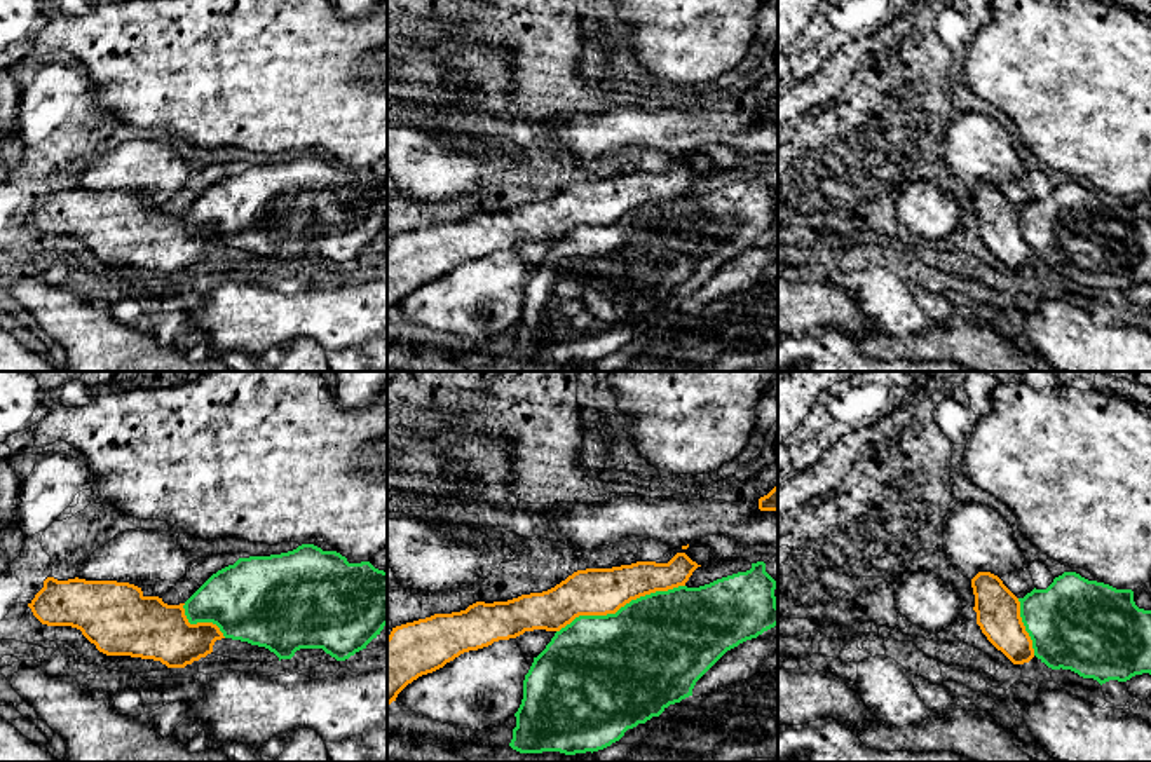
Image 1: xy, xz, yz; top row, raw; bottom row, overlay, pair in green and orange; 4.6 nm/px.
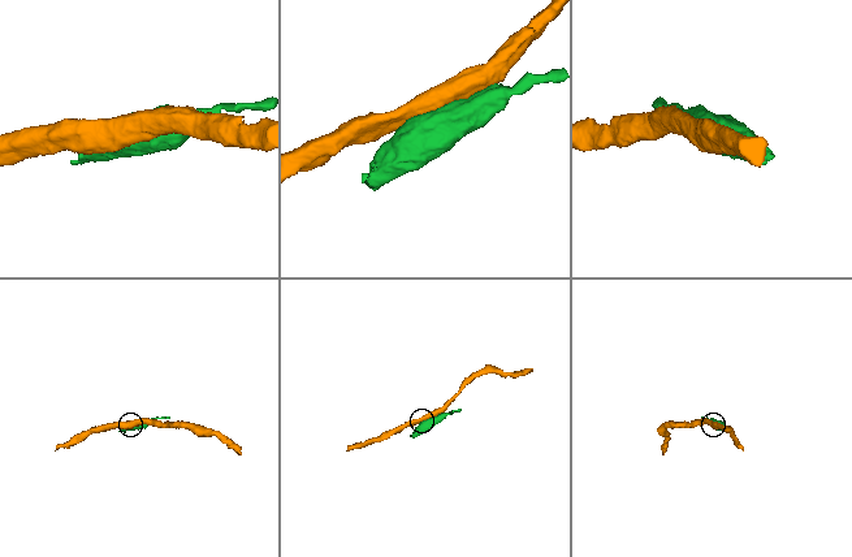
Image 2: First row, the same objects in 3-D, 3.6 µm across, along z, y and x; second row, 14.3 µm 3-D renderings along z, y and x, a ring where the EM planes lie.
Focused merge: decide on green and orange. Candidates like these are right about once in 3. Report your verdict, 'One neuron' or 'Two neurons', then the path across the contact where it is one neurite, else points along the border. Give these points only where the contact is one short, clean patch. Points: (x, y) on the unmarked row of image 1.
Two neurons

